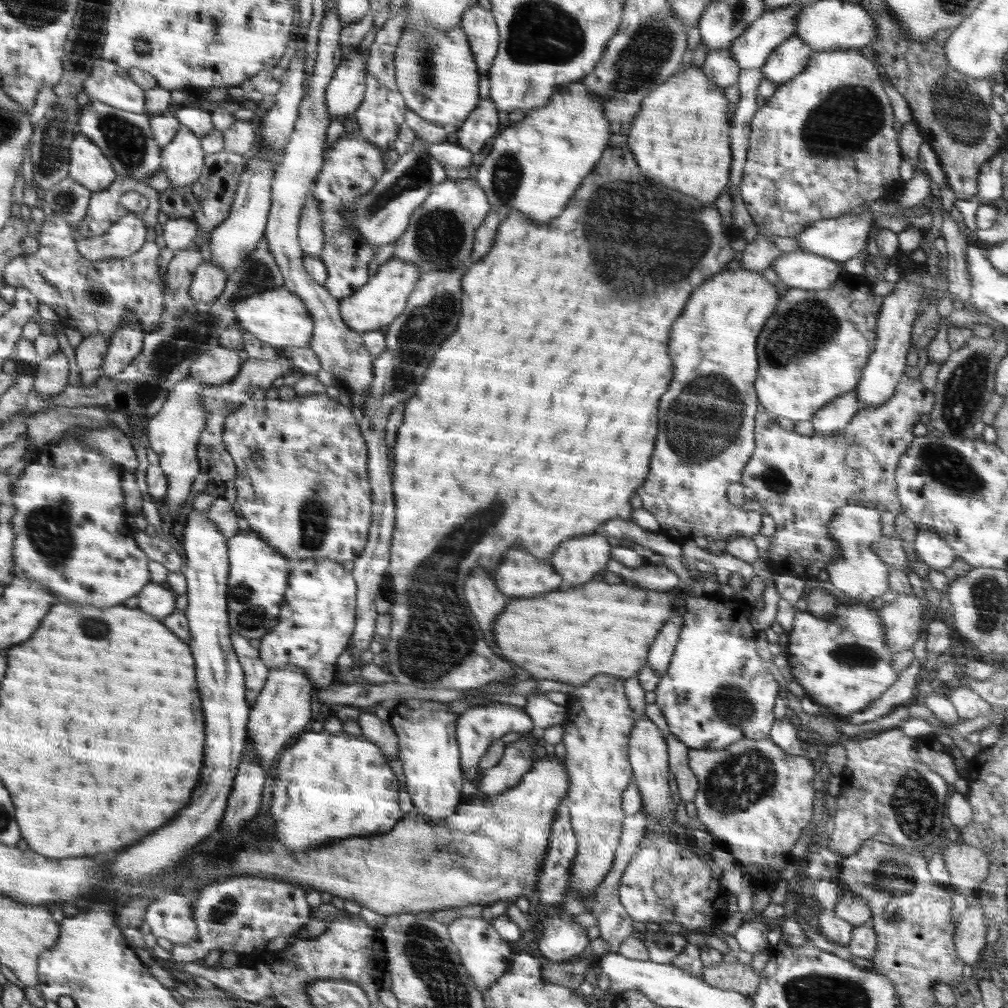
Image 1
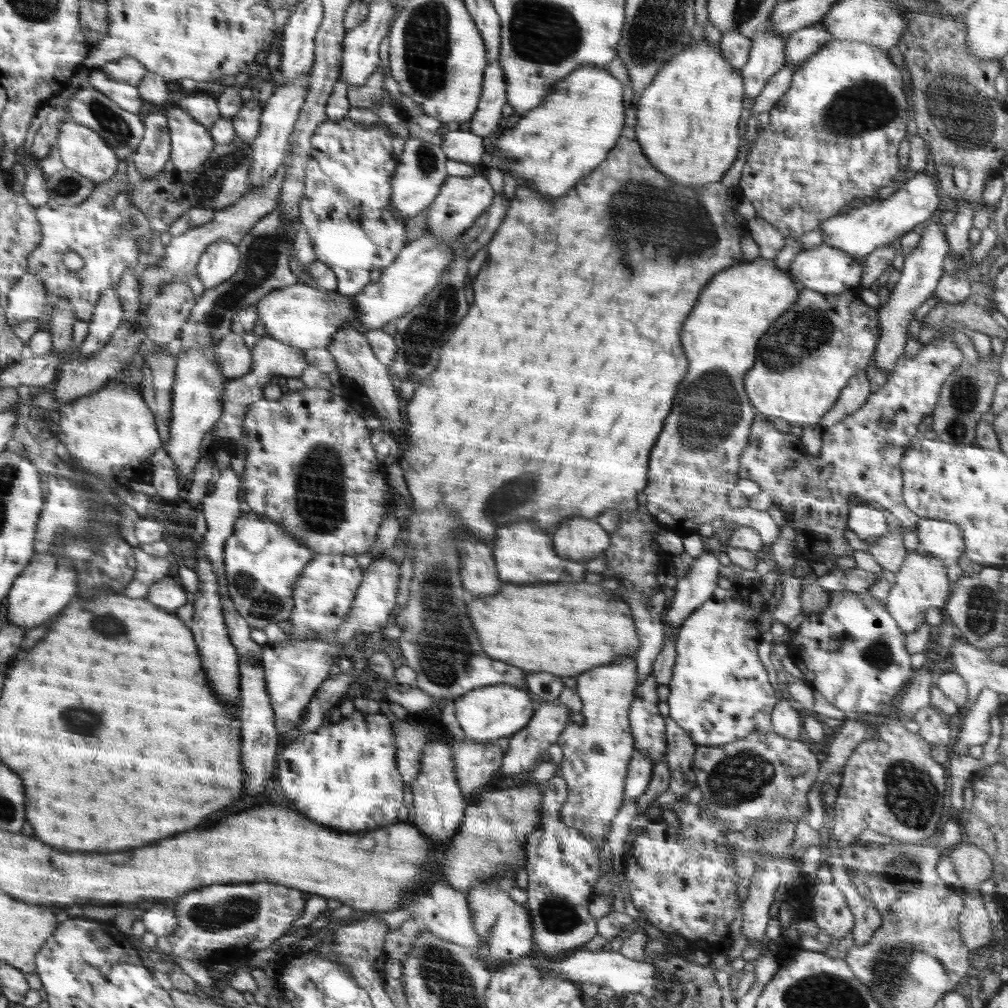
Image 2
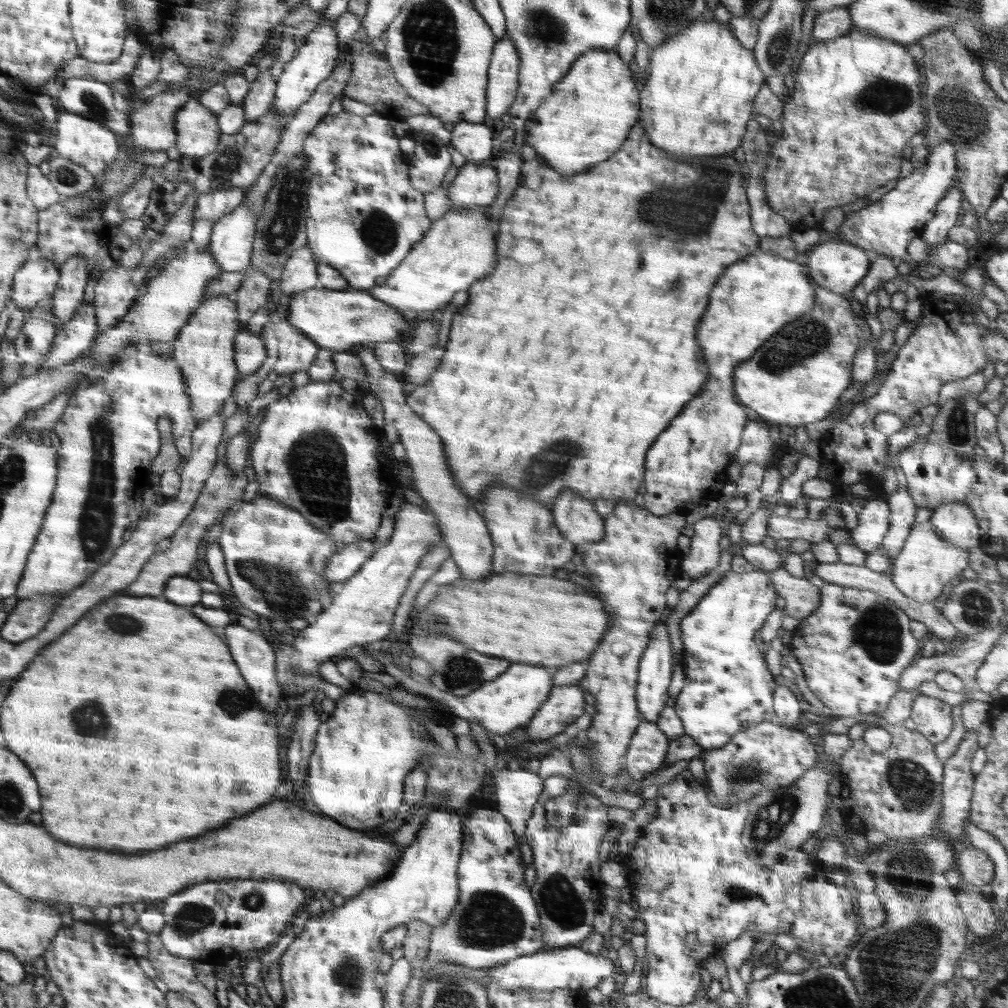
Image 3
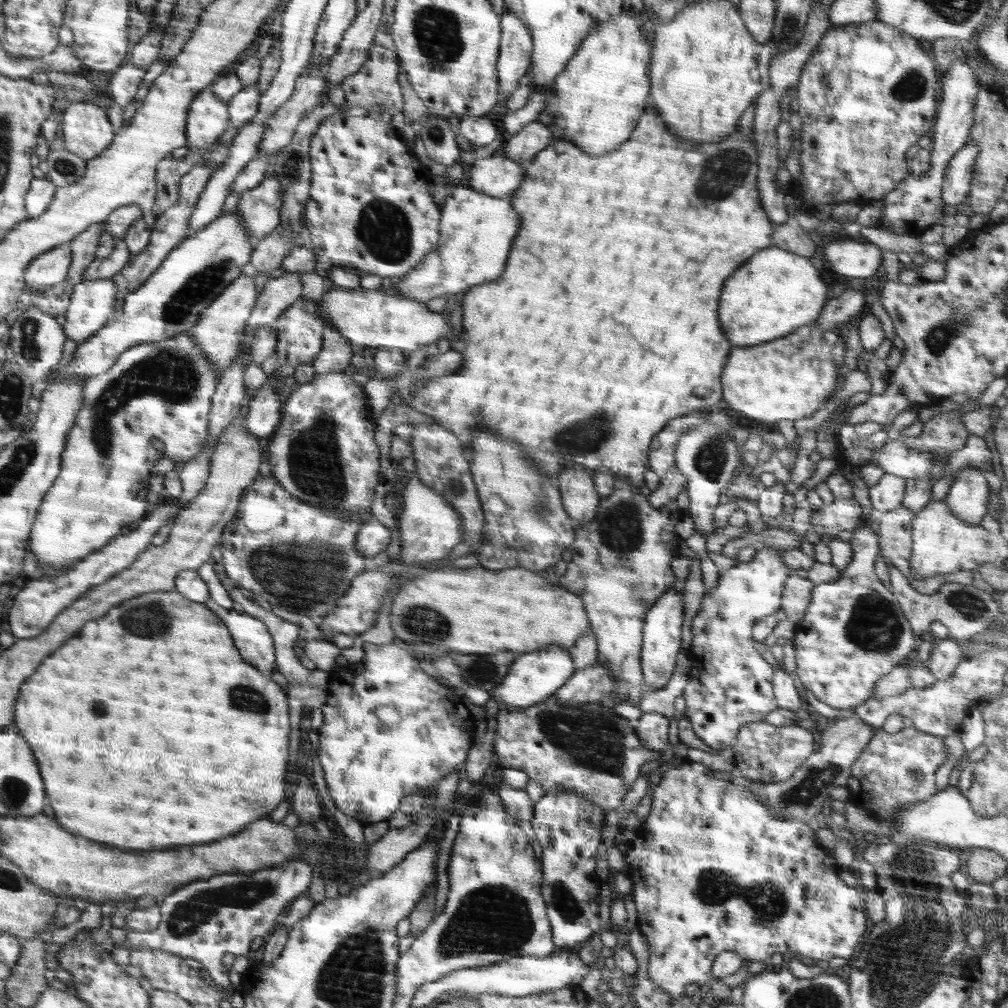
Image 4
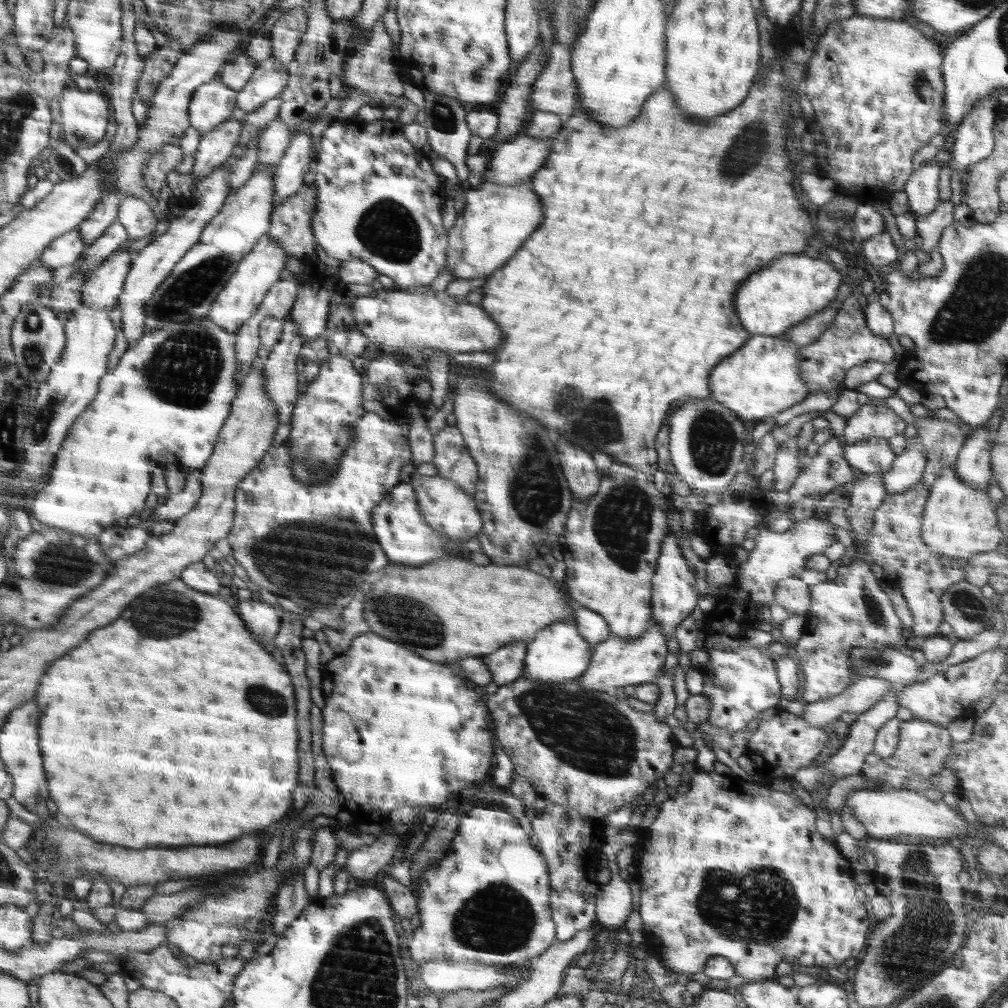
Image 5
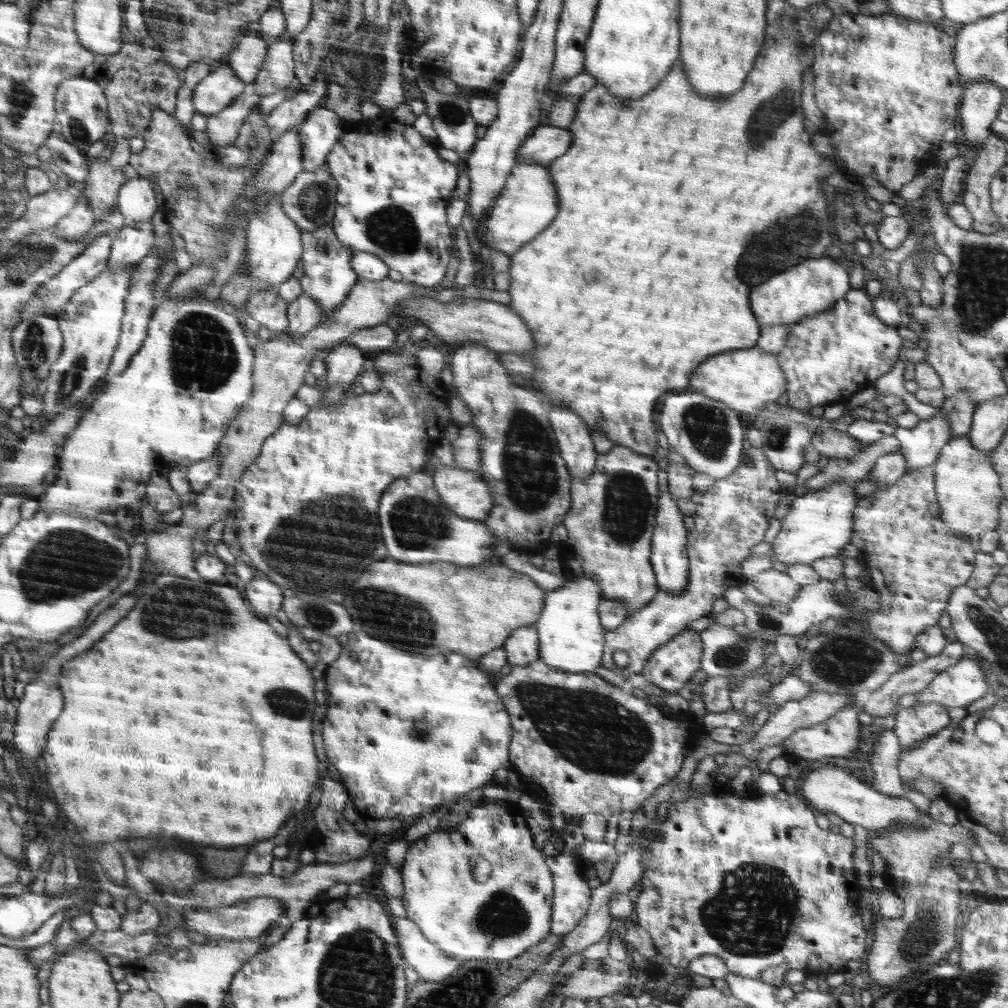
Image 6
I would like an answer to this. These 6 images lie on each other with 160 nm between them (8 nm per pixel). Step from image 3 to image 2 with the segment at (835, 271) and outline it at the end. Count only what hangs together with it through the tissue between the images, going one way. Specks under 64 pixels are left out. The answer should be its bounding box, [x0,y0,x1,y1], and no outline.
[789,245,863,294]

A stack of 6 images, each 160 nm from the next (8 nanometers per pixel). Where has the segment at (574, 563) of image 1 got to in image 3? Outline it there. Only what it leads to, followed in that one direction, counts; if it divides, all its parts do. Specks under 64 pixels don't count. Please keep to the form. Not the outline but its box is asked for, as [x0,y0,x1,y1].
[551,490,604,546]

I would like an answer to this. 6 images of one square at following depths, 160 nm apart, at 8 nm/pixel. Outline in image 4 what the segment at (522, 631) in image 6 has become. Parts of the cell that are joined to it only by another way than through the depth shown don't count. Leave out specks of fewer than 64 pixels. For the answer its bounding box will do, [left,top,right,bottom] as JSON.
[452,652,518,692]

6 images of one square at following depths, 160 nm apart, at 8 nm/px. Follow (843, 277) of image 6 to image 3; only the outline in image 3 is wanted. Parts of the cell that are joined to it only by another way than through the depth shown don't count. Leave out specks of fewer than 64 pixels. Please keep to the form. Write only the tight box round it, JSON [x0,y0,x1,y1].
[644,250,816,516]

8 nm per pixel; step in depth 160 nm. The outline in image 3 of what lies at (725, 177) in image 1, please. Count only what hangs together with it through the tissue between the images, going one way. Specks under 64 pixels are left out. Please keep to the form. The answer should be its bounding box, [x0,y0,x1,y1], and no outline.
[640,17,766,160]

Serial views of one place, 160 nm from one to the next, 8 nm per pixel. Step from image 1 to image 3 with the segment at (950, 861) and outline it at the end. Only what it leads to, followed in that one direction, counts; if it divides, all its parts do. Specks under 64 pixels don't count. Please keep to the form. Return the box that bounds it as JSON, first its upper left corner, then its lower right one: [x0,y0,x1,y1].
[958,847,995,887]

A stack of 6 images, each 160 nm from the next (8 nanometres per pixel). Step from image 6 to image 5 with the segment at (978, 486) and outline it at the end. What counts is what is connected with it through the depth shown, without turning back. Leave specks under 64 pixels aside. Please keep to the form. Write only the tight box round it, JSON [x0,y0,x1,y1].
[921,465,1002,560]

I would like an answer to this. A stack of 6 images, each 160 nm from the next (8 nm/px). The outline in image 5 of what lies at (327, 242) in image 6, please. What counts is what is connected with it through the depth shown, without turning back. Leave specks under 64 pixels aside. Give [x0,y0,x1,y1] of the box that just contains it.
[288,242,344,344]

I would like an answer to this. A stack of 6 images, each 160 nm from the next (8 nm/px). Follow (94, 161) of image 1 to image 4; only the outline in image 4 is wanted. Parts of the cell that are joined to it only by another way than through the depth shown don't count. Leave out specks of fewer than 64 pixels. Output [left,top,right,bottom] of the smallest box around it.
[59,101,115,161]

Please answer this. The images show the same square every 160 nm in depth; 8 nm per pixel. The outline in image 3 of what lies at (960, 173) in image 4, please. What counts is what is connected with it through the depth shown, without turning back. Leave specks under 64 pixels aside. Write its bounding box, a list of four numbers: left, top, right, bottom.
[919,184,966,247]

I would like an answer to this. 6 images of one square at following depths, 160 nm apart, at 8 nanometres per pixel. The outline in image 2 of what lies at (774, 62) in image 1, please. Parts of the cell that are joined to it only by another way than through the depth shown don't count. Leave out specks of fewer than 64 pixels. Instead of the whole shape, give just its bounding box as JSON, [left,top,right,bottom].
[785,25,831,68]

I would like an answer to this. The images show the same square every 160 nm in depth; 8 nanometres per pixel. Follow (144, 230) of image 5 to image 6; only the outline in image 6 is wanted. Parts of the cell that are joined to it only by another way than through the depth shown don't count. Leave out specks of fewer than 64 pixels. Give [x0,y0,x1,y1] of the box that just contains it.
[118,174,162,225]

